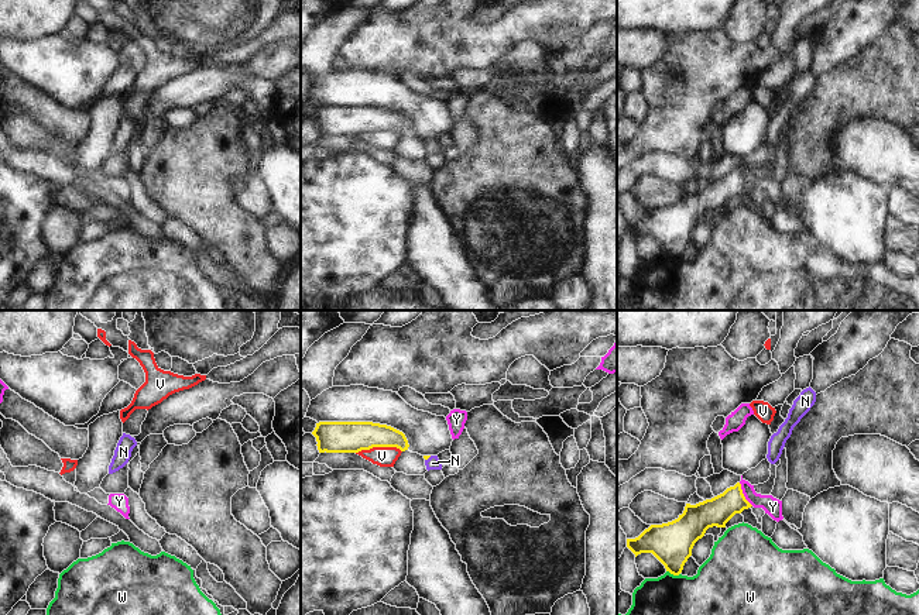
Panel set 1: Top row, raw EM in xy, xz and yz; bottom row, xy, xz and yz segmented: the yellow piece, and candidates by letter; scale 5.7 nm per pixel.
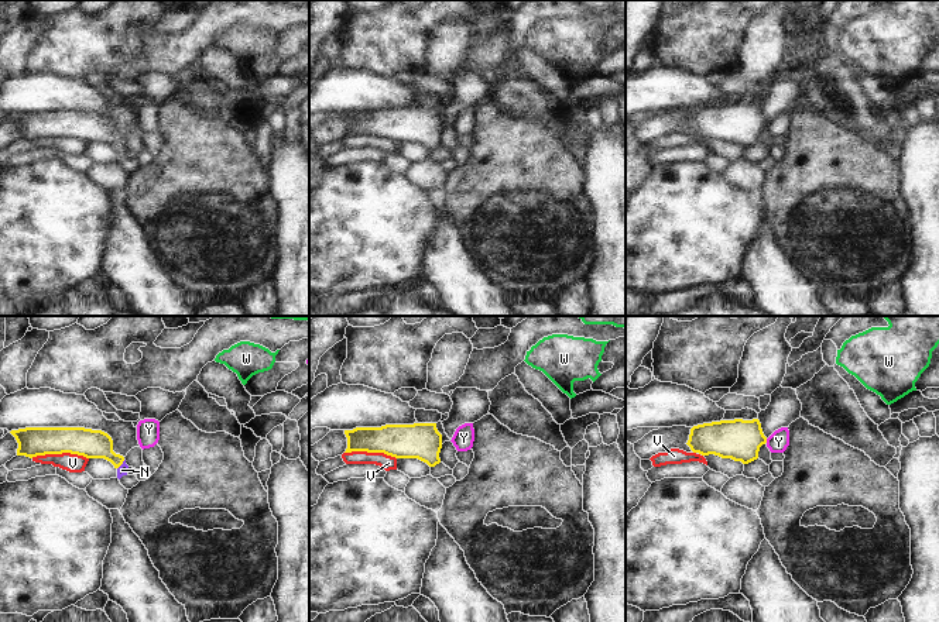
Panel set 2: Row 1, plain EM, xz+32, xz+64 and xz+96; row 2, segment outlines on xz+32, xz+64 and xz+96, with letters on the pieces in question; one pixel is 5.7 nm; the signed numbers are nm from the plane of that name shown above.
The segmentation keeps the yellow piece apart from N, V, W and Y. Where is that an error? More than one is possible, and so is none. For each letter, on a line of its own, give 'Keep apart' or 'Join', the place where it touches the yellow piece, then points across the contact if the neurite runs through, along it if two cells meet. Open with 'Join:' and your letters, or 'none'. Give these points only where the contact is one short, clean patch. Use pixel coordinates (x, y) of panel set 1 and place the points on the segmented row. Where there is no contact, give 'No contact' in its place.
Join: N
N: Join. Touches yellow at xz (428, 457). Path across: xz (425, 457), (428, 457), (432, 463)
V: Keep apart. Touches yellow at xz (379, 446). Boundary: xz (401, 450), (395, 447), (370, 447), (356, 453)
W: Keep apart. Touches yellow at yz (674, 574)
Y: Keep apart. Touches yellow at yz (743, 494). Boundary: yz (739, 483), (743, 495), (753, 505)

